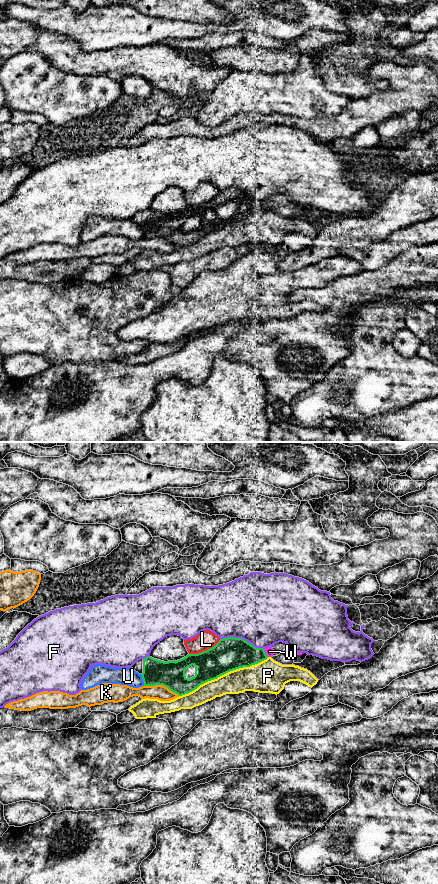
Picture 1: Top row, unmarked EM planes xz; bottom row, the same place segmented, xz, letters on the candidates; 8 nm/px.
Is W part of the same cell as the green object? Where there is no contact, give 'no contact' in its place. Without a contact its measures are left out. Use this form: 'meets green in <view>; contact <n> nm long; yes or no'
meets green in xz; contact 80 nm long; yes

